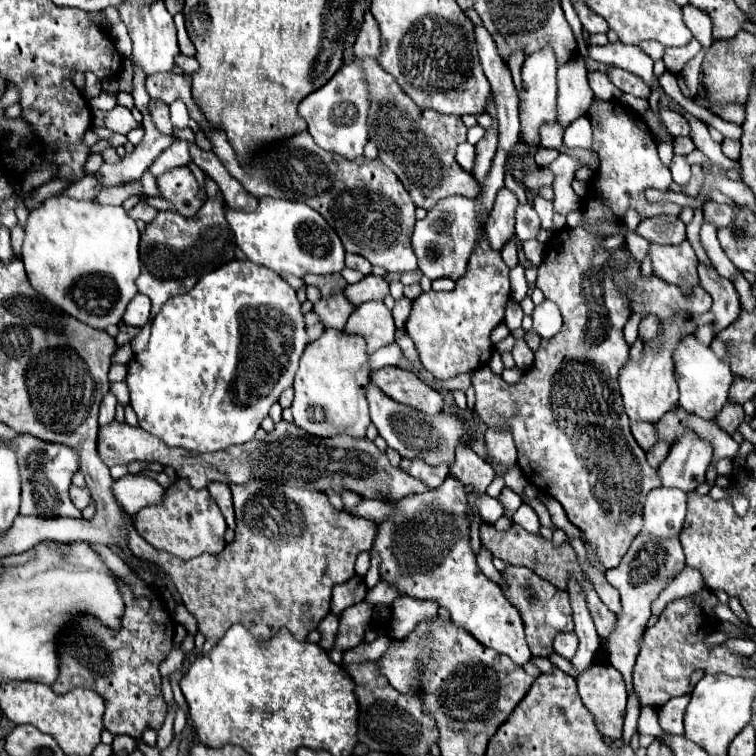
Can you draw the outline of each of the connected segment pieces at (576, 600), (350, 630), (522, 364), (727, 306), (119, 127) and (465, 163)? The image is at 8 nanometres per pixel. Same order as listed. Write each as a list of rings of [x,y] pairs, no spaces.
[[[570,578],[570,582],[568,582],[568,594],[572,600],[572,608],[574,608],[574,632],[580,640],[578,652],[572,660],[572,666],[578,672],[576,674],[576,678],[578,678],[594,662],[594,656],[600,648],[600,640],[598,640],[598,632],[594,630],[594,622],[592,622],[592,616],[588,612],[582,590],[574,578]]]
[[[360,602],[342,612],[334,648],[328,652],[332,662],[340,664],[344,650],[358,646],[364,640],[364,630],[370,624],[370,616],[372,616],[372,608],[366,602]]]
[[[518,338],[516,346],[514,346],[514,350],[512,350],[512,356],[514,356],[514,360],[516,360],[516,366],[518,366],[522,372],[530,370],[532,362],[534,362],[534,352],[526,346],[526,342],[524,342],[522,338]]]
[[[698,264],[698,278],[700,286],[712,296],[714,304],[706,314],[696,314],[692,316],[692,320],[696,322],[696,326],[710,324],[714,328],[714,334],[718,334],[718,330],[724,330],[738,318],[740,296],[732,282],[728,278],[722,278],[714,268]]]
[[[116,106],[114,110],[106,112],[106,120],[104,120],[104,126],[116,134],[128,134],[128,130],[132,128],[138,128],[140,124],[132,118],[130,110],[124,108],[124,106]]]
[[[462,142],[458,148],[456,148],[456,160],[458,164],[464,168],[464,170],[472,170],[472,164],[474,164],[474,146],[470,142]]]

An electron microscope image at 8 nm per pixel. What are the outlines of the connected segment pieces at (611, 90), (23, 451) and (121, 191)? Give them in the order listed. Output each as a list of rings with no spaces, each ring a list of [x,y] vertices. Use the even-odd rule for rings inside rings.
[[[592,72],[588,74],[588,82],[594,96],[600,98],[600,100],[620,100],[622,96],[622,90],[618,90],[602,72]]]
[[[20,436],[16,442],[8,442],[18,452],[18,464],[22,472],[22,506],[20,514],[24,516],[42,516],[42,518],[82,518],[80,510],[70,502],[68,488],[74,472],[78,472],[80,454],[62,444],[52,444],[38,440],[34,436]]]
[[[140,180],[138,182],[124,184],[124,186],[108,186],[108,188],[102,188],[100,194],[96,196],[96,202],[98,204],[114,204],[114,206],[120,206],[130,196],[144,198],[144,188],[142,188],[142,182]]]

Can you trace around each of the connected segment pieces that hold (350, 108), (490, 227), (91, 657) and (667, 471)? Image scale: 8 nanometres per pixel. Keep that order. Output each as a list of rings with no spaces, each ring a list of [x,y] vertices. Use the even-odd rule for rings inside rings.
[[[356,62],[342,66],[332,76],[332,80],[328,80],[320,90],[308,94],[300,102],[298,112],[308,122],[308,130],[320,148],[350,160],[362,156],[368,142],[366,122],[370,112],[370,92],[366,88],[366,78],[362,76],[362,66]]]
[[[506,186],[498,190],[490,218],[486,222],[486,232],[490,246],[494,250],[502,250],[502,246],[514,236],[514,224],[516,224],[516,208],[518,208],[518,198],[512,190]]]
[[[114,578],[126,606],[120,630],[102,626],[102,622],[90,614],[76,614],[60,630],[56,640],[60,672],[52,684],[52,690],[56,694],[64,694],[74,686],[96,690],[106,700],[104,728],[112,734],[128,734],[132,738],[140,738],[146,728],[160,730],[166,718],[166,702],[160,690],[158,666],[172,648],[174,622],[160,598],[138,598],[124,578]]]
[[[688,430],[682,438],[674,442],[670,454],[660,464],[658,472],[666,488],[678,488],[688,494],[694,492],[700,484],[704,484],[710,462],[712,444],[694,430]]]

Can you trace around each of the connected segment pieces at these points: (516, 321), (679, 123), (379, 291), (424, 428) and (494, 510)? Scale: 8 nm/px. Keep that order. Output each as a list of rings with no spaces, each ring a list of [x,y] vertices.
[[[510,298],[508,308],[506,308],[506,318],[504,318],[504,324],[510,328],[510,332],[514,332],[522,326],[522,316],[524,316],[524,312],[522,312],[520,304]]]
[[[659,106],[658,112],[673,137],[690,135],[690,125],[683,115]]]
[[[372,274],[362,278],[358,284],[344,288],[344,296],[354,306],[360,306],[362,302],[370,300],[382,300],[386,294],[388,294],[388,282],[382,276],[372,276]]]
[[[374,382],[368,384],[366,398],[370,404],[370,418],[372,424],[378,428],[378,434],[386,440],[390,448],[400,452],[404,458],[424,458],[432,466],[442,462],[454,462],[454,448],[460,444],[462,436],[466,436],[462,420],[458,420],[450,412],[442,412],[438,416],[428,416],[422,412],[416,412],[410,406],[398,404],[392,398],[388,398]]]
[[[482,494],[482,496],[478,496],[476,504],[480,508],[480,516],[484,522],[494,524],[500,516],[504,516],[504,506],[498,498],[490,498],[488,494]]]

